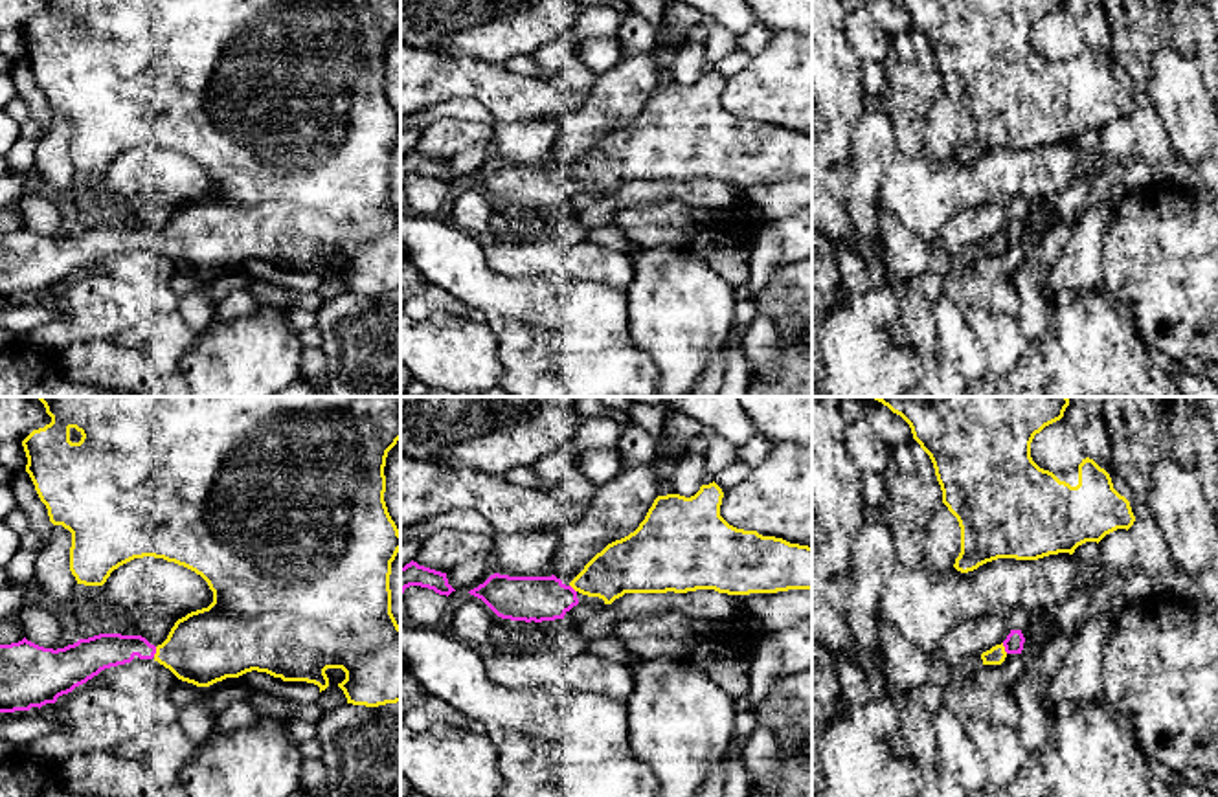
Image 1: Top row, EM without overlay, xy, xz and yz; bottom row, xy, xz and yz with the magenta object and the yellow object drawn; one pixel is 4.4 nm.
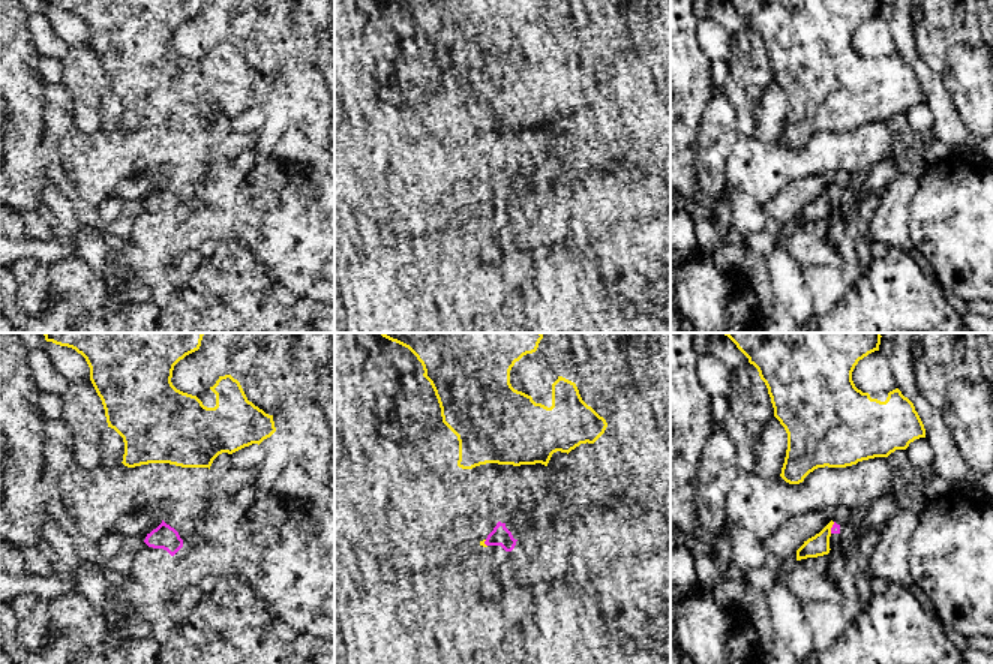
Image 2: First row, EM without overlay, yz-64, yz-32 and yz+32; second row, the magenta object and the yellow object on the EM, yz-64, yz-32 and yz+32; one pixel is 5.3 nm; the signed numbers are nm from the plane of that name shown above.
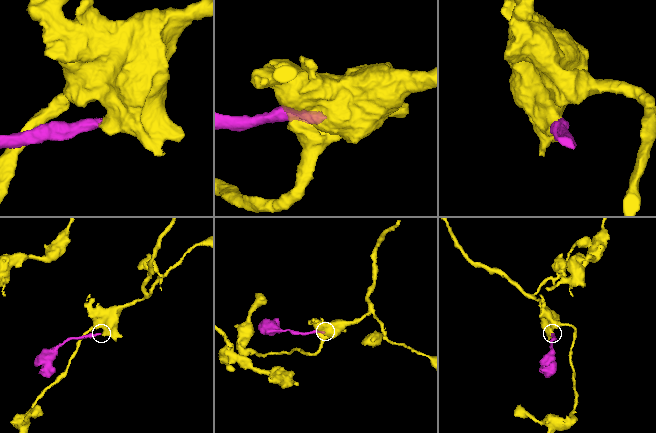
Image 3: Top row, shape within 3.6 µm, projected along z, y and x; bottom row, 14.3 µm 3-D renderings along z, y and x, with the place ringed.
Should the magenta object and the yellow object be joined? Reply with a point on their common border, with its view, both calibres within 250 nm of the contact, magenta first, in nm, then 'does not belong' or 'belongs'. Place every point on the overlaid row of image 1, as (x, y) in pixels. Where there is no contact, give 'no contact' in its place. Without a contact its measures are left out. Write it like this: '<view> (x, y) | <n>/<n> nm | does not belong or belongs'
xy (155, 652) | 150/320 nm | belongs

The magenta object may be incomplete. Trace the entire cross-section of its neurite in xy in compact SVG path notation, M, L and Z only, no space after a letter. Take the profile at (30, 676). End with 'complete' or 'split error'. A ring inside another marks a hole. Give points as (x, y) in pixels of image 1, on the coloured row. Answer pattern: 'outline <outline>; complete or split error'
outline M37 397L51 422L33 430L24 441L29 474L50 522L72 533L70 571L77 584L103 586L119 566L143 556L164 558L200 575L213 591L208 608L187 613L171 628L167 639L154 646L141 635L99 634L79 639L64 648L44 648L26 637L18 643L0 645L0 713L29 711L55 703L101 670L140 659L154 659L178 679L197 687L209 687L226 678L246 672L266 672L283 681L307 681L329 687L327 668L342 668L345 679L338 683L347 703L378 707L400 702L400 626L391 613L389 575L391 562L400 551L400 533L391 520L386 492L386 457L400 439L400 397Z; split error

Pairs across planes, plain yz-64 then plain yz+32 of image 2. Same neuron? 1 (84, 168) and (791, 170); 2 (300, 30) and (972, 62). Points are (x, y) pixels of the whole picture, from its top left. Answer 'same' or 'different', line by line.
1: same
2: different

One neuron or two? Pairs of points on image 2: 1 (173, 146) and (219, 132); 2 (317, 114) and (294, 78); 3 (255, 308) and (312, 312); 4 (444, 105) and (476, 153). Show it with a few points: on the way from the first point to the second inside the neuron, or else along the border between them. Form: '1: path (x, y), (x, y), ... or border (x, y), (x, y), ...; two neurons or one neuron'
1: border (209, 134), (213, 140); two neurons
2: path (309, 105), (299, 87); one neuron
3: border (288, 308), (294, 317); two neurons
4: border (456, 129), (447, 134), (431, 132); two neurons

